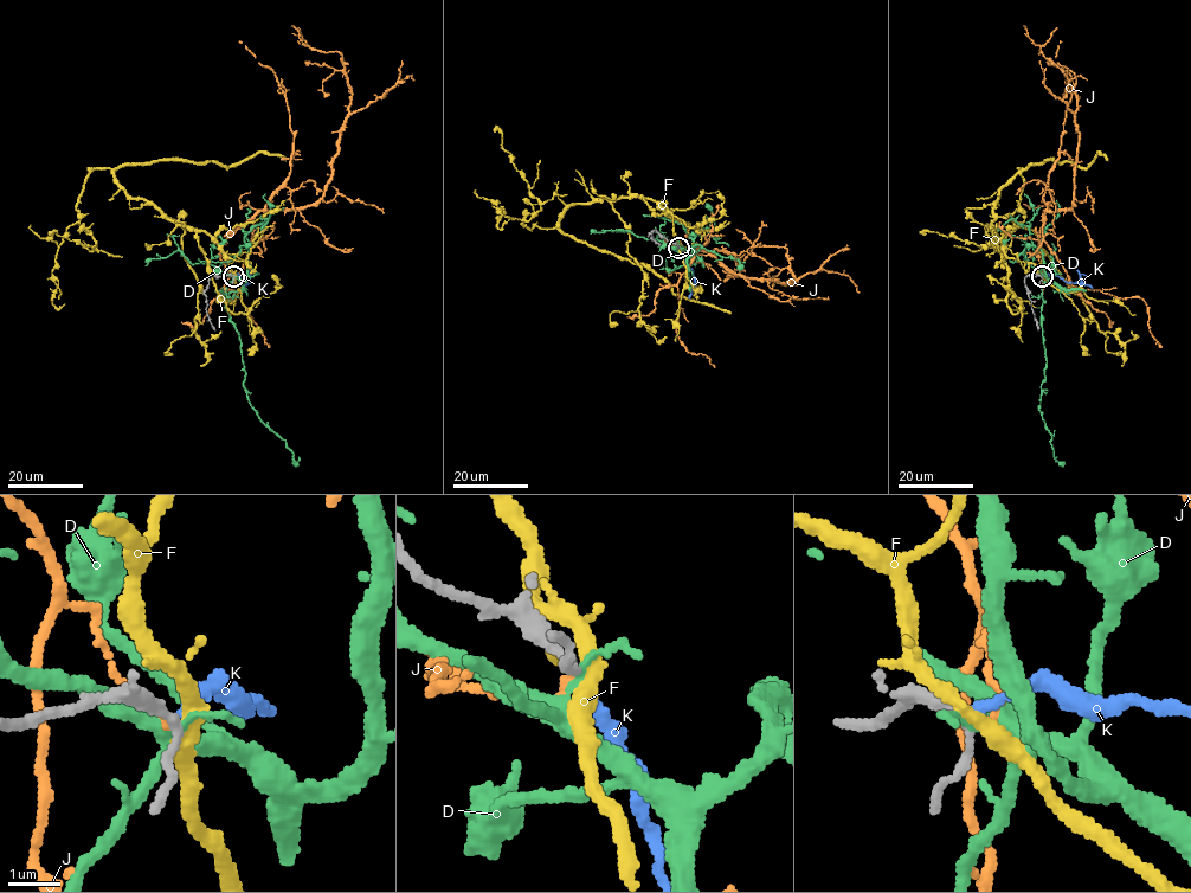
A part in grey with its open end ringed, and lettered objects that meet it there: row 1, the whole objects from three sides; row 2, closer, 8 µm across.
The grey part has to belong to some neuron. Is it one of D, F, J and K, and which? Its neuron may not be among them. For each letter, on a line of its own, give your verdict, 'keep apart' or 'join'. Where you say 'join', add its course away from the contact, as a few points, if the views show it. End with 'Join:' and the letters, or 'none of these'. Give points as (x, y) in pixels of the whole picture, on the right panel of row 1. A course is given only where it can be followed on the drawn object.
D: keep apart
F: keep apart
J: keep apart
K: join; it runs (1042, 276), (1048, 274), (1066, 282), (1080, 282), (1080, 272), (1074, 267)
Join: K

